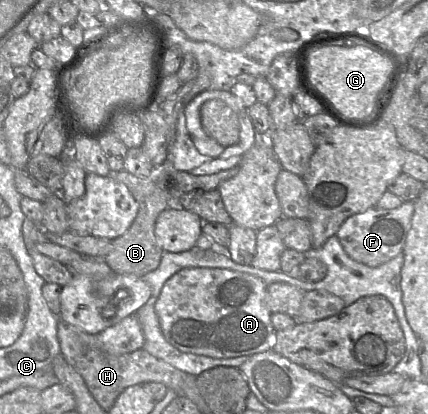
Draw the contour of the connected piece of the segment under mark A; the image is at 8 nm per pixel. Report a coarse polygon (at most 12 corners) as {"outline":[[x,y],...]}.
{"outline":[[185,268],[155,300],[166,340],[211,358],[273,348],[267,284]]}

